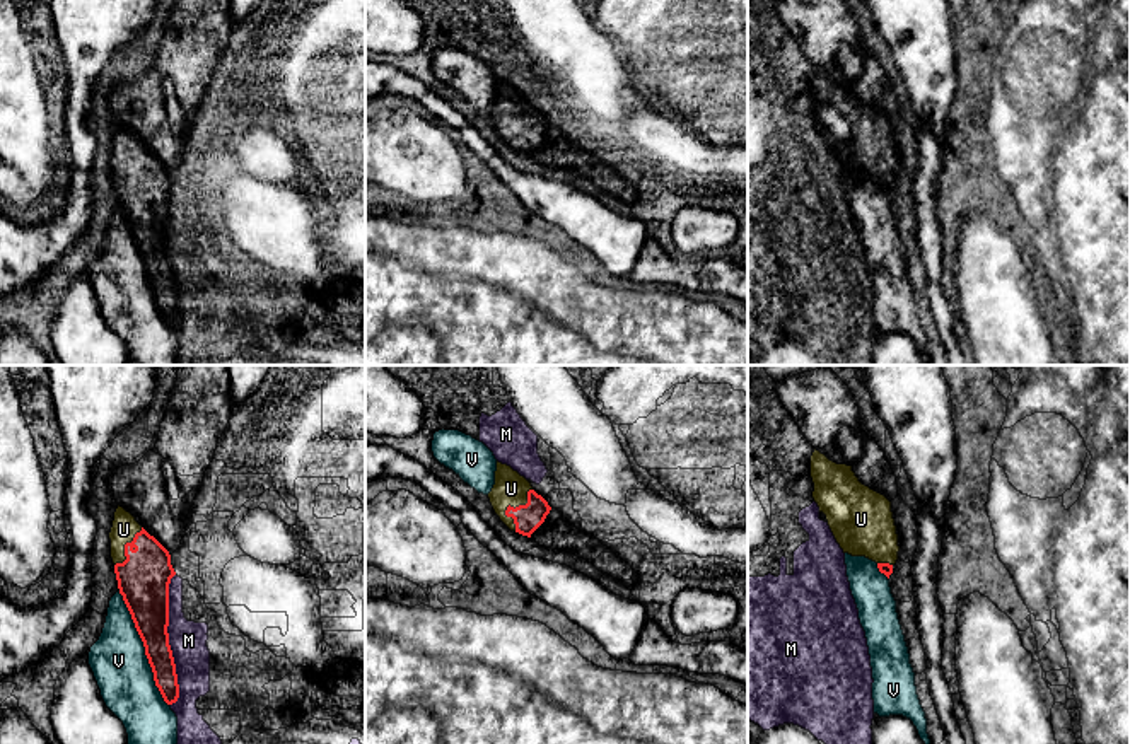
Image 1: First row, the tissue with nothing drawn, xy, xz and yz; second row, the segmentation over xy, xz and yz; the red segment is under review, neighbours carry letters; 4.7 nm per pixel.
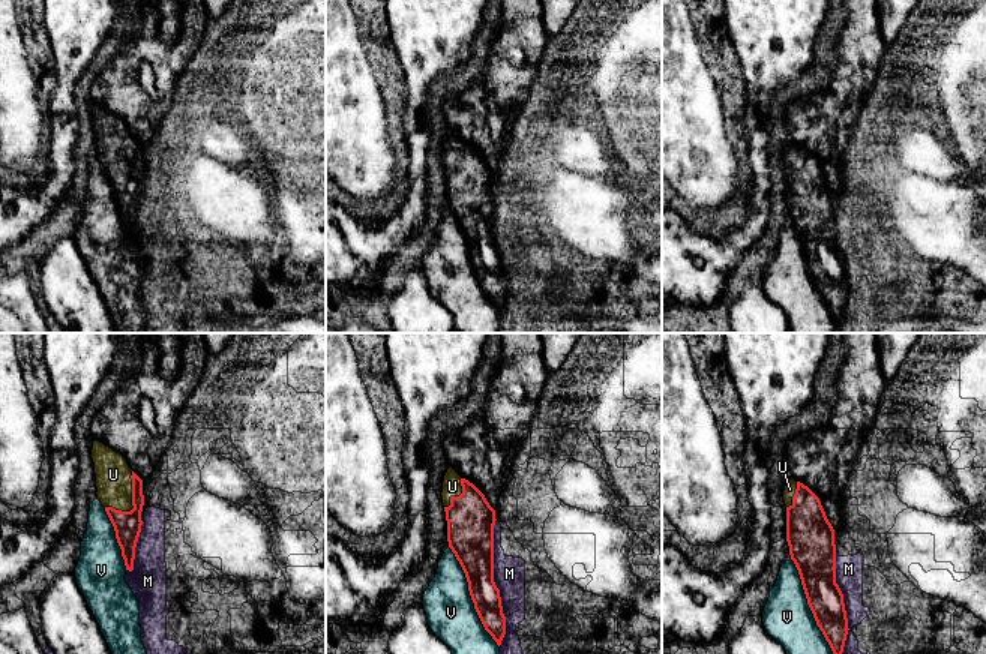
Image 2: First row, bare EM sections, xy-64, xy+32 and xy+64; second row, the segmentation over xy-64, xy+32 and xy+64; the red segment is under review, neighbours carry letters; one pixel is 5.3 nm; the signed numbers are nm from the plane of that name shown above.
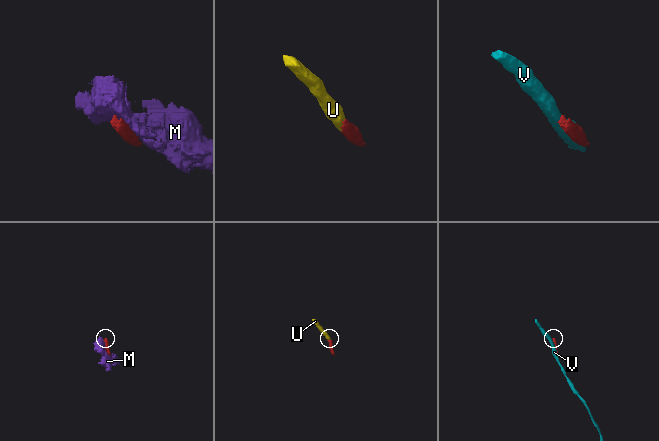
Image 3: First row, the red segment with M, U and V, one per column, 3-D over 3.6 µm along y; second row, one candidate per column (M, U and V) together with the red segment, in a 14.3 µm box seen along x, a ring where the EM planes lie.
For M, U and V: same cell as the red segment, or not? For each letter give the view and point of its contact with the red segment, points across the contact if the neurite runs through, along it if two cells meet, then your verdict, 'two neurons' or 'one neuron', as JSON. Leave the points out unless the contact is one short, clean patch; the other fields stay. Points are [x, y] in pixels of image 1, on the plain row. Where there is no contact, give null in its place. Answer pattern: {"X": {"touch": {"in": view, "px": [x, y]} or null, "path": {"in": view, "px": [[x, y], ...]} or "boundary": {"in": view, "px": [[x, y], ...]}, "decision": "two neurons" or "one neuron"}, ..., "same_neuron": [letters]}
{"M": {"touch": {"in": "xy", "px": [168, 258]}, "decision": "two neurons"}, "U": {"touch": {"in": "xz", "px": [511, 125]}, "path": {"in": "xz", "px": [[528, 135], [511, 125], [511, 106]]}, "decision": "one neuron"}, "V": {"touch": {"in": "xy", "px": [145, 267]}, "decision": "two neurons"}, "same_neuron": ["U"]}

